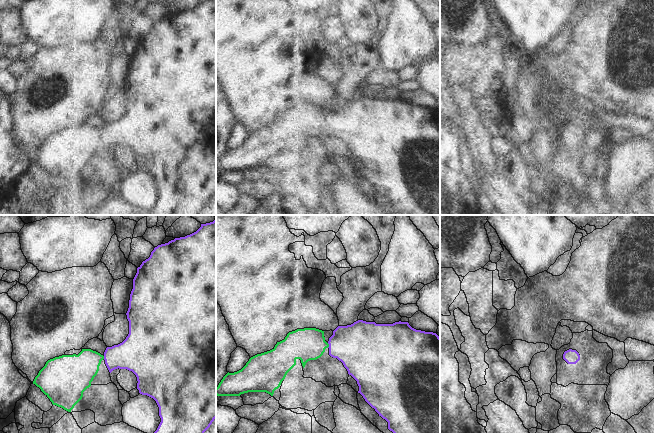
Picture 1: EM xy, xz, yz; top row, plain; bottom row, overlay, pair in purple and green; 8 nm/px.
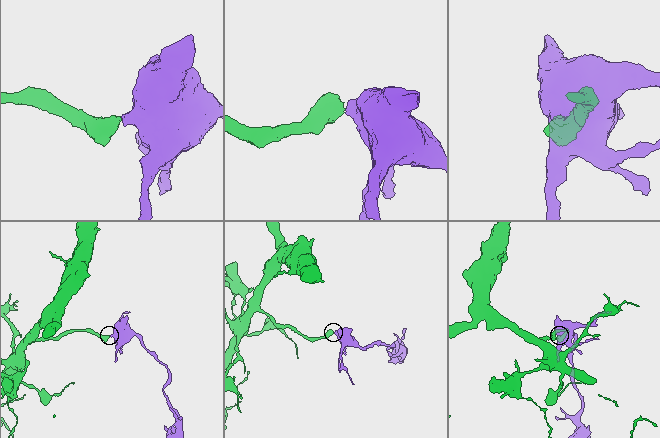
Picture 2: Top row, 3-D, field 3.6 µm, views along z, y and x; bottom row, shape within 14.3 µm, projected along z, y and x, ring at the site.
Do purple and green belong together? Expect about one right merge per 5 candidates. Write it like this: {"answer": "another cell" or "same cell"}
{"answer": "same cell"}

